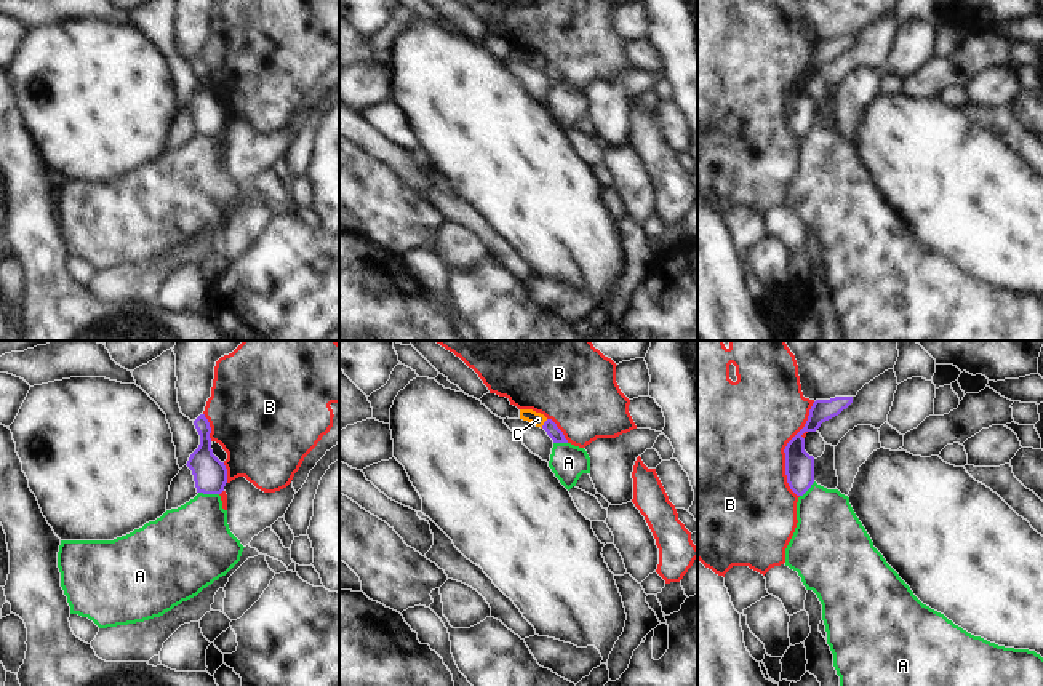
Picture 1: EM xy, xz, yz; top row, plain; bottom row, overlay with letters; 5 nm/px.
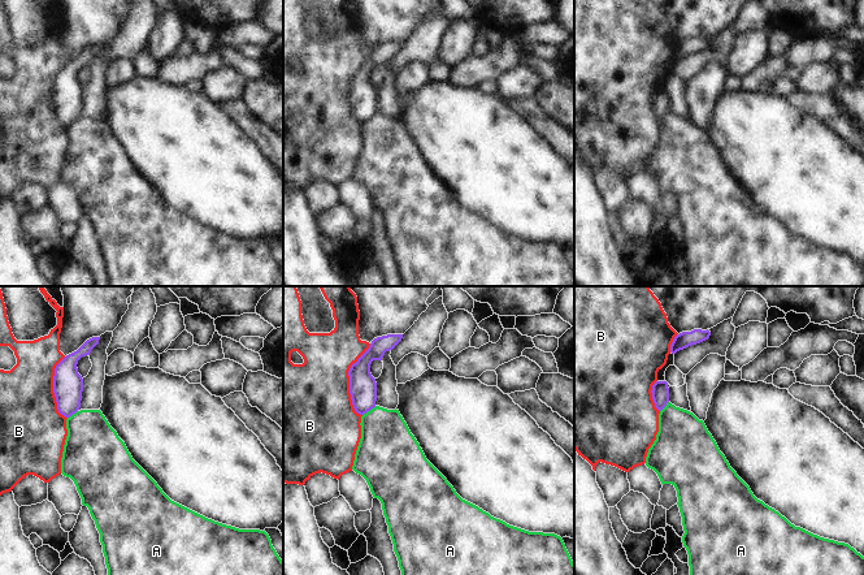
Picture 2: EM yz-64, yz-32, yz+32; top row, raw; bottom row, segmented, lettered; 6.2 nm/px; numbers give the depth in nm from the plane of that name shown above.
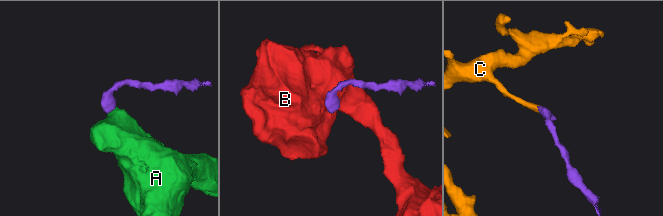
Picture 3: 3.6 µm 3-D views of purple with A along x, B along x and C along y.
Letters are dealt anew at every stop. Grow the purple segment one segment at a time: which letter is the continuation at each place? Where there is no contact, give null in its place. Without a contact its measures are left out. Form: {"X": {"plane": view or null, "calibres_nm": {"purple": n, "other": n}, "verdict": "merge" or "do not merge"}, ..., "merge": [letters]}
{"A": {"plane": "xy", "calibres_nm": {"purple": 170, "other": 360}, "verdict": "do not merge"}, "B": {"plane": "yz", "calibres_nm": {"purple": 140, "other": 500}, "verdict": "do not merge"}, "C": {"plane": "xz", "calibres_nm": {"purple": 70, "other": 70}, "verdict": "do not merge"}, "merge": []}

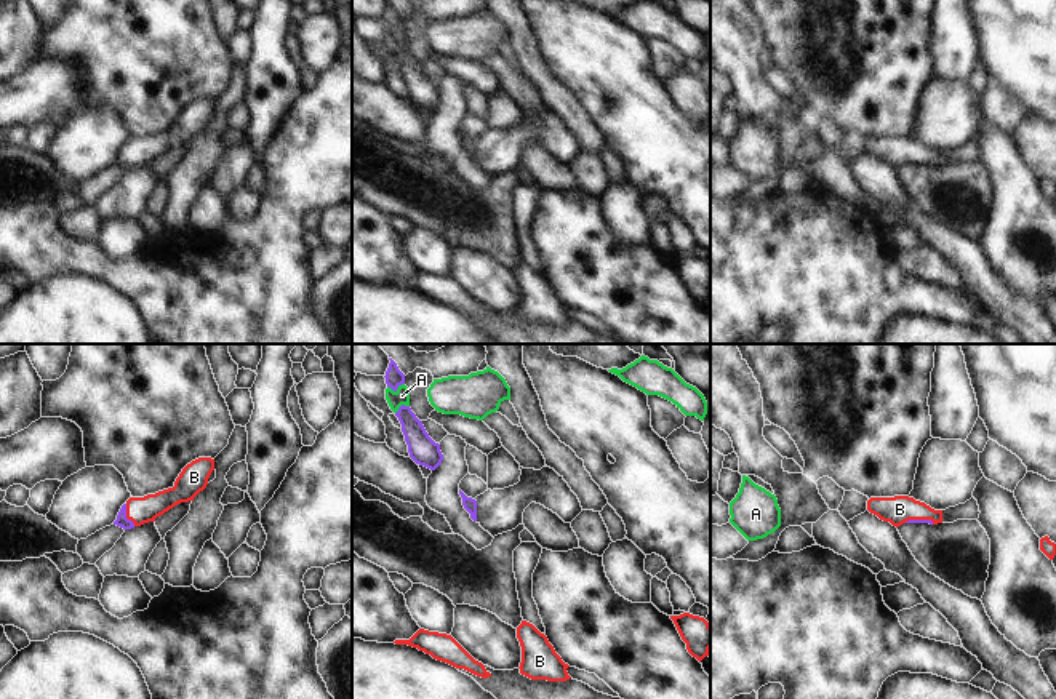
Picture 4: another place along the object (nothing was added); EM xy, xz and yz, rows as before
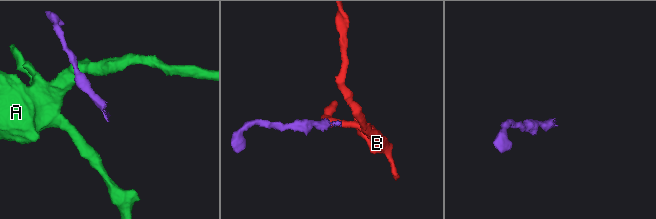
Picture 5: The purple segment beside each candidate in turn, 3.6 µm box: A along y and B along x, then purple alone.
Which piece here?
{"A": {"plane": "xz", "calibres_nm": {"purple": 90, "other": 80}, "verdict": "do not merge"}, "B": {"plane": "xy", "calibres_nm": {"purple": 60, "other": 140}, "verdict": "merge"}, "merge": ["B"]}

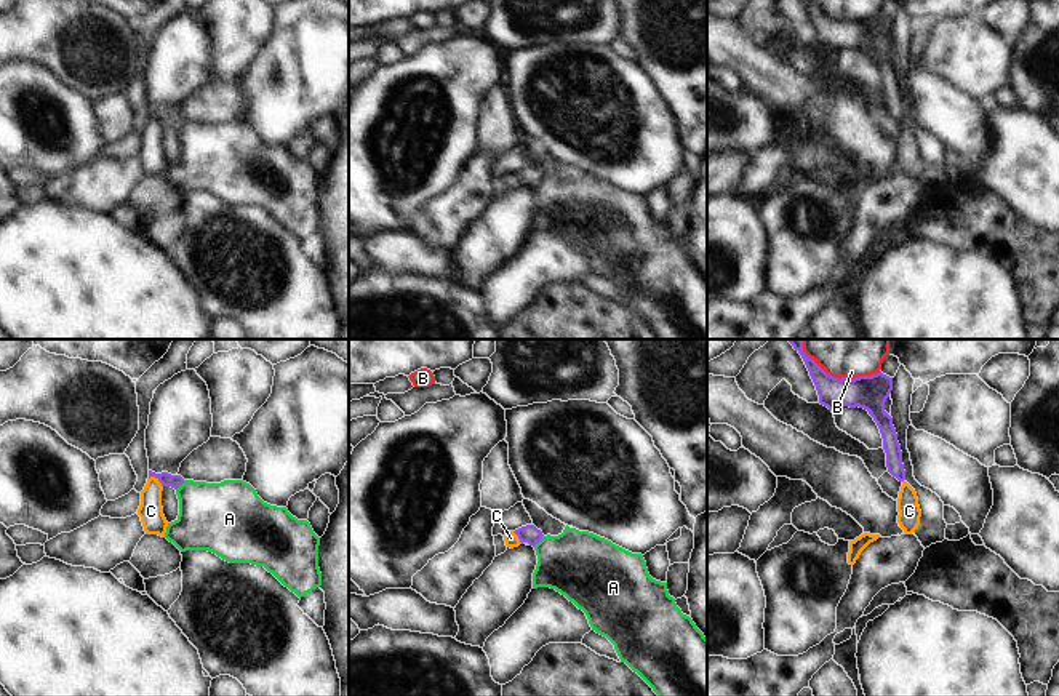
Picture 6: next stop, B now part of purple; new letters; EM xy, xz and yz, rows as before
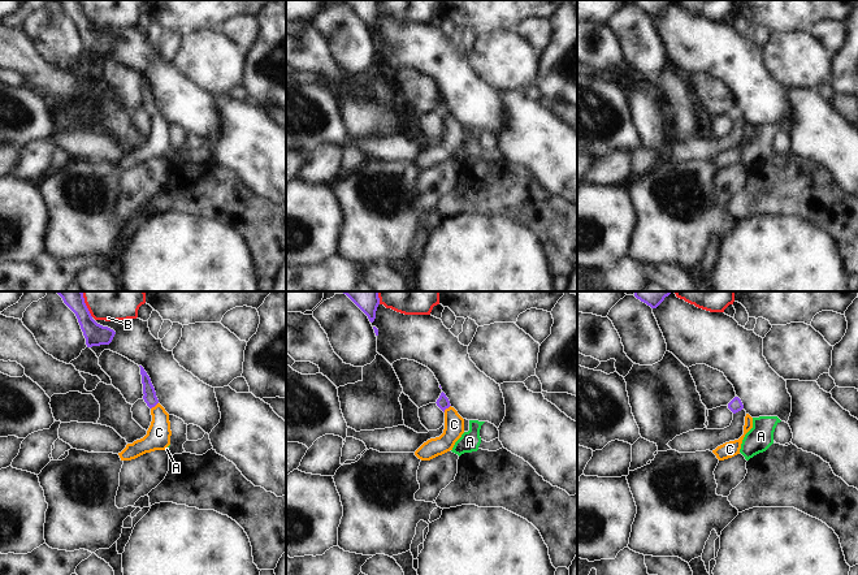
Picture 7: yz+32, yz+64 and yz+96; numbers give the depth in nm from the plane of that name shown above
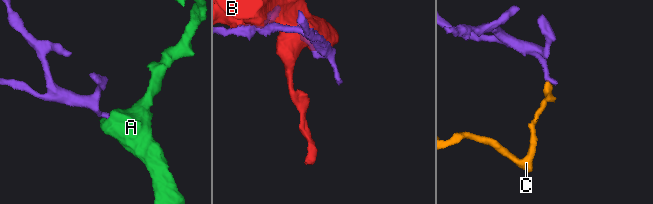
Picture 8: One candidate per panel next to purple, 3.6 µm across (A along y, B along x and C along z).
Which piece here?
{"A": {"plane": "xz", "calibres_nm": {"purple": 90, "other": 340}, "verdict": "do not merge"}, "B": {"plane": "yz", "calibres_nm": {"purple": 170, "other": 380}, "verdict": "do not merge"}, "C": {"plane": "xy", "calibres_nm": {"purple": 70, "other": 120}, "verdict": "merge"}, "merge": ["C"]}

